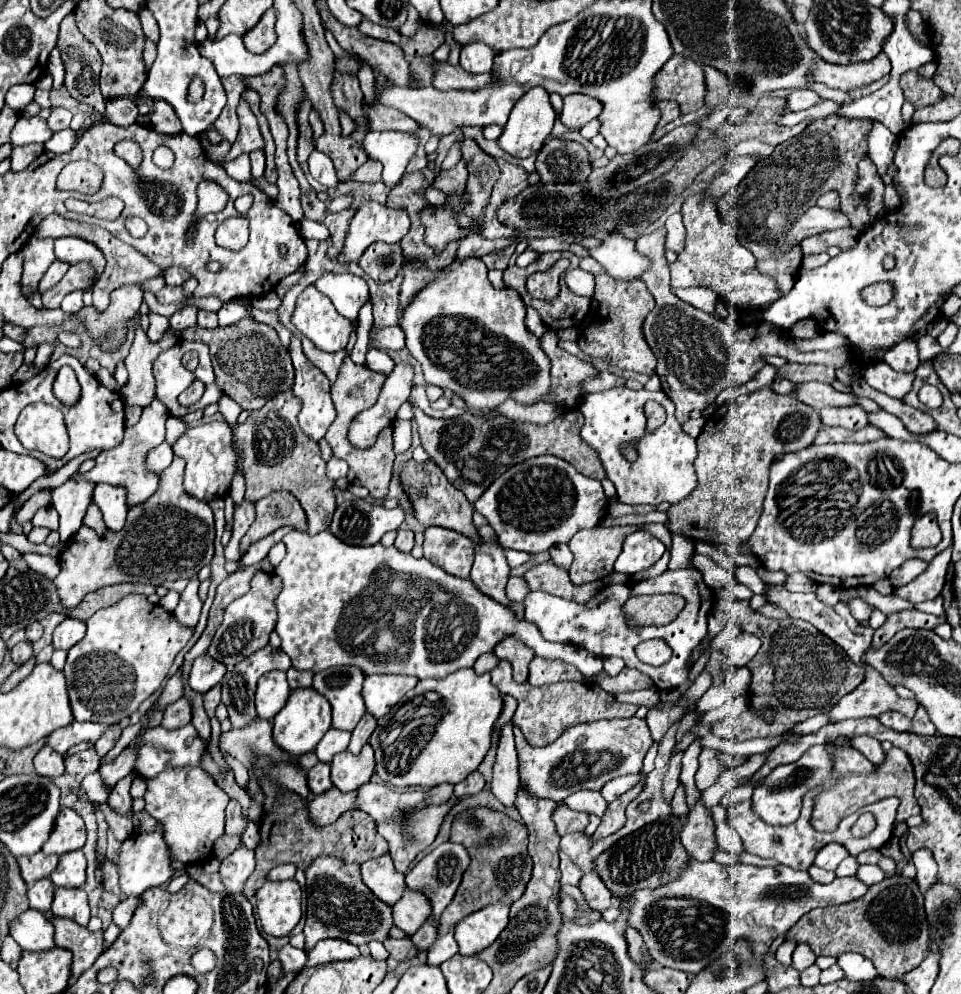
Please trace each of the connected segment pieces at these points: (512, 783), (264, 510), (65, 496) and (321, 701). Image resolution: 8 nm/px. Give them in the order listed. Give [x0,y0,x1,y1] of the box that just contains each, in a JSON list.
[[491,724,519,806],[239,490,307,554],[51,482,93,542],[273,688,331,758]]

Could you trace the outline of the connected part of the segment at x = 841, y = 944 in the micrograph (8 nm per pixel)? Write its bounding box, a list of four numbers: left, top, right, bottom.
[787,876,929,978]

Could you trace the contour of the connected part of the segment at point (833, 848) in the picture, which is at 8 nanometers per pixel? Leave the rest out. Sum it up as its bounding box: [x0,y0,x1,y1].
[815,844,849,870]

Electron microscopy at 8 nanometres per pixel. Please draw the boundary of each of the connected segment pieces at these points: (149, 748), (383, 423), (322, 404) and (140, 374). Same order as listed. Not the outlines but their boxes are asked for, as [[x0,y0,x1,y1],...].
[[135,724,207,780],[349,366,413,448],[289,338,335,442],[121,325,181,406]]

